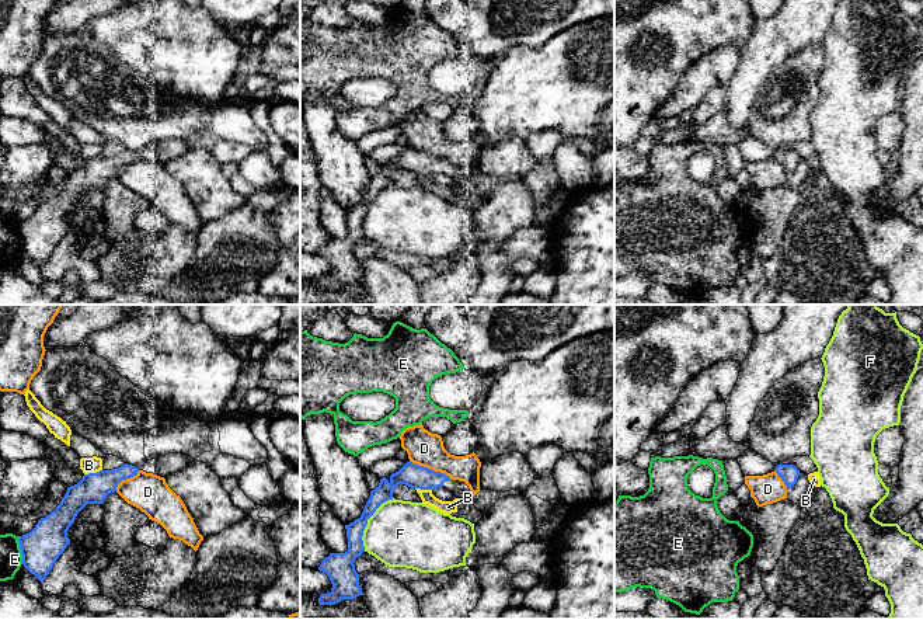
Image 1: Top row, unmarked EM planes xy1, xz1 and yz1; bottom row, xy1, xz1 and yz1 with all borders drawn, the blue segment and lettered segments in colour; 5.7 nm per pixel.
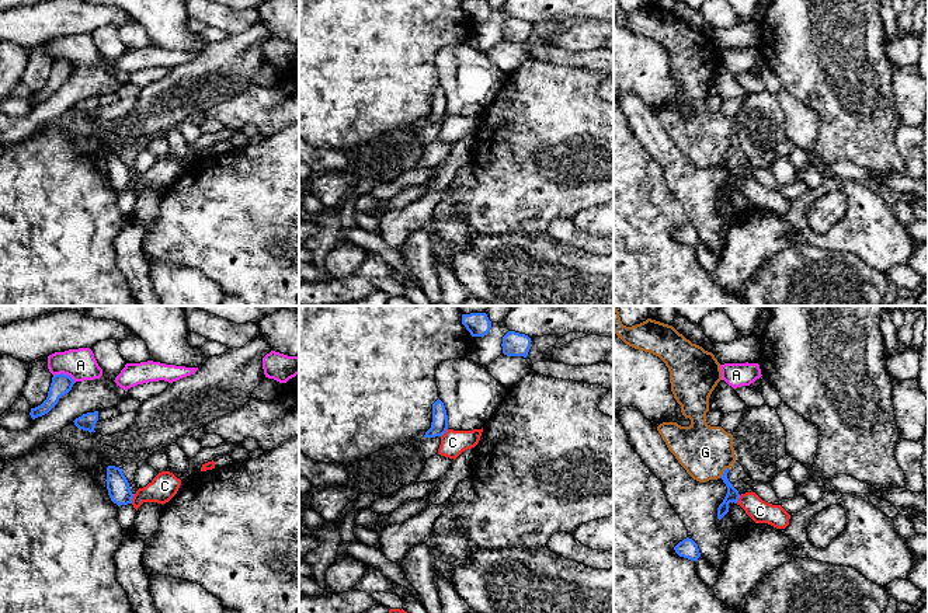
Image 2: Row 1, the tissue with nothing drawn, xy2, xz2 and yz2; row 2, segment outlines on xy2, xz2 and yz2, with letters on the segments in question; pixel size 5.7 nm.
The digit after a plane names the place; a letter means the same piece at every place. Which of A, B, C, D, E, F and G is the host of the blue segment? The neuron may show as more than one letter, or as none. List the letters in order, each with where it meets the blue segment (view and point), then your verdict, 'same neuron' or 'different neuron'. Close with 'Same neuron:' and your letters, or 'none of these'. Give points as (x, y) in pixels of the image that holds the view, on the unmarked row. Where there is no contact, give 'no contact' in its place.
A: contact xy2 (65, 61); different neuron
B: contact xy1 (93, 159); different neuron
C: contact xy2 (132, 183); different neuron
D: contact xz1 (431, 155); different neuron
E: contact xy1 (21, 236); different neuron
F: contact xz1 (366, 208); different neuron
G: contact yz2 (723, 159); different neuron
Same neuron: none of these

